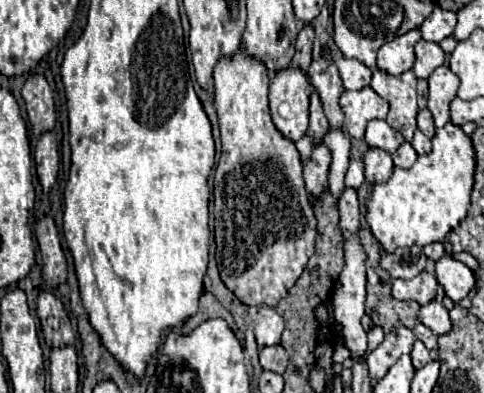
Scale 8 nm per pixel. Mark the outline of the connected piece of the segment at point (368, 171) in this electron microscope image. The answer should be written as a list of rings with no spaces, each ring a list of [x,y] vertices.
[[[370,148],[364,156],[364,174],[366,174],[366,180],[370,184],[376,184],[376,182],[384,182],[390,178],[394,170],[394,164],[392,164],[392,156],[382,150],[382,148]]]

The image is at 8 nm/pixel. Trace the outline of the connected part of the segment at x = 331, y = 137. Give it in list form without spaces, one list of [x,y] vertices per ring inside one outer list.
[[[330,128],[326,132],[326,138],[322,140],[332,154],[332,164],[330,164],[330,174],[328,174],[330,192],[336,198],[340,198],[342,188],[344,188],[344,176],[348,170],[348,160],[350,160],[350,138],[340,128],[338,130]]]

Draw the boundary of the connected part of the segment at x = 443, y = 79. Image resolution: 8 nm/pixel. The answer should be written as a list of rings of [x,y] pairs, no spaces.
[[[438,66],[428,78],[428,86],[428,110],[434,116],[436,128],[442,128],[450,122],[450,102],[456,98],[460,78],[448,66]]]

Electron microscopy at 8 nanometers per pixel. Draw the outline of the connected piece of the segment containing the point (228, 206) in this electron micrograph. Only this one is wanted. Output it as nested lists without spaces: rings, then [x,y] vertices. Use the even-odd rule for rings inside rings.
[[[238,50],[232,58],[222,58],[214,68],[214,106],[222,142],[222,154],[214,174],[214,234],[220,278],[242,304],[276,306],[302,276],[308,258],[314,254],[316,218],[304,188],[300,154],[294,142],[286,140],[272,124],[266,66],[246,56],[244,50]]]

